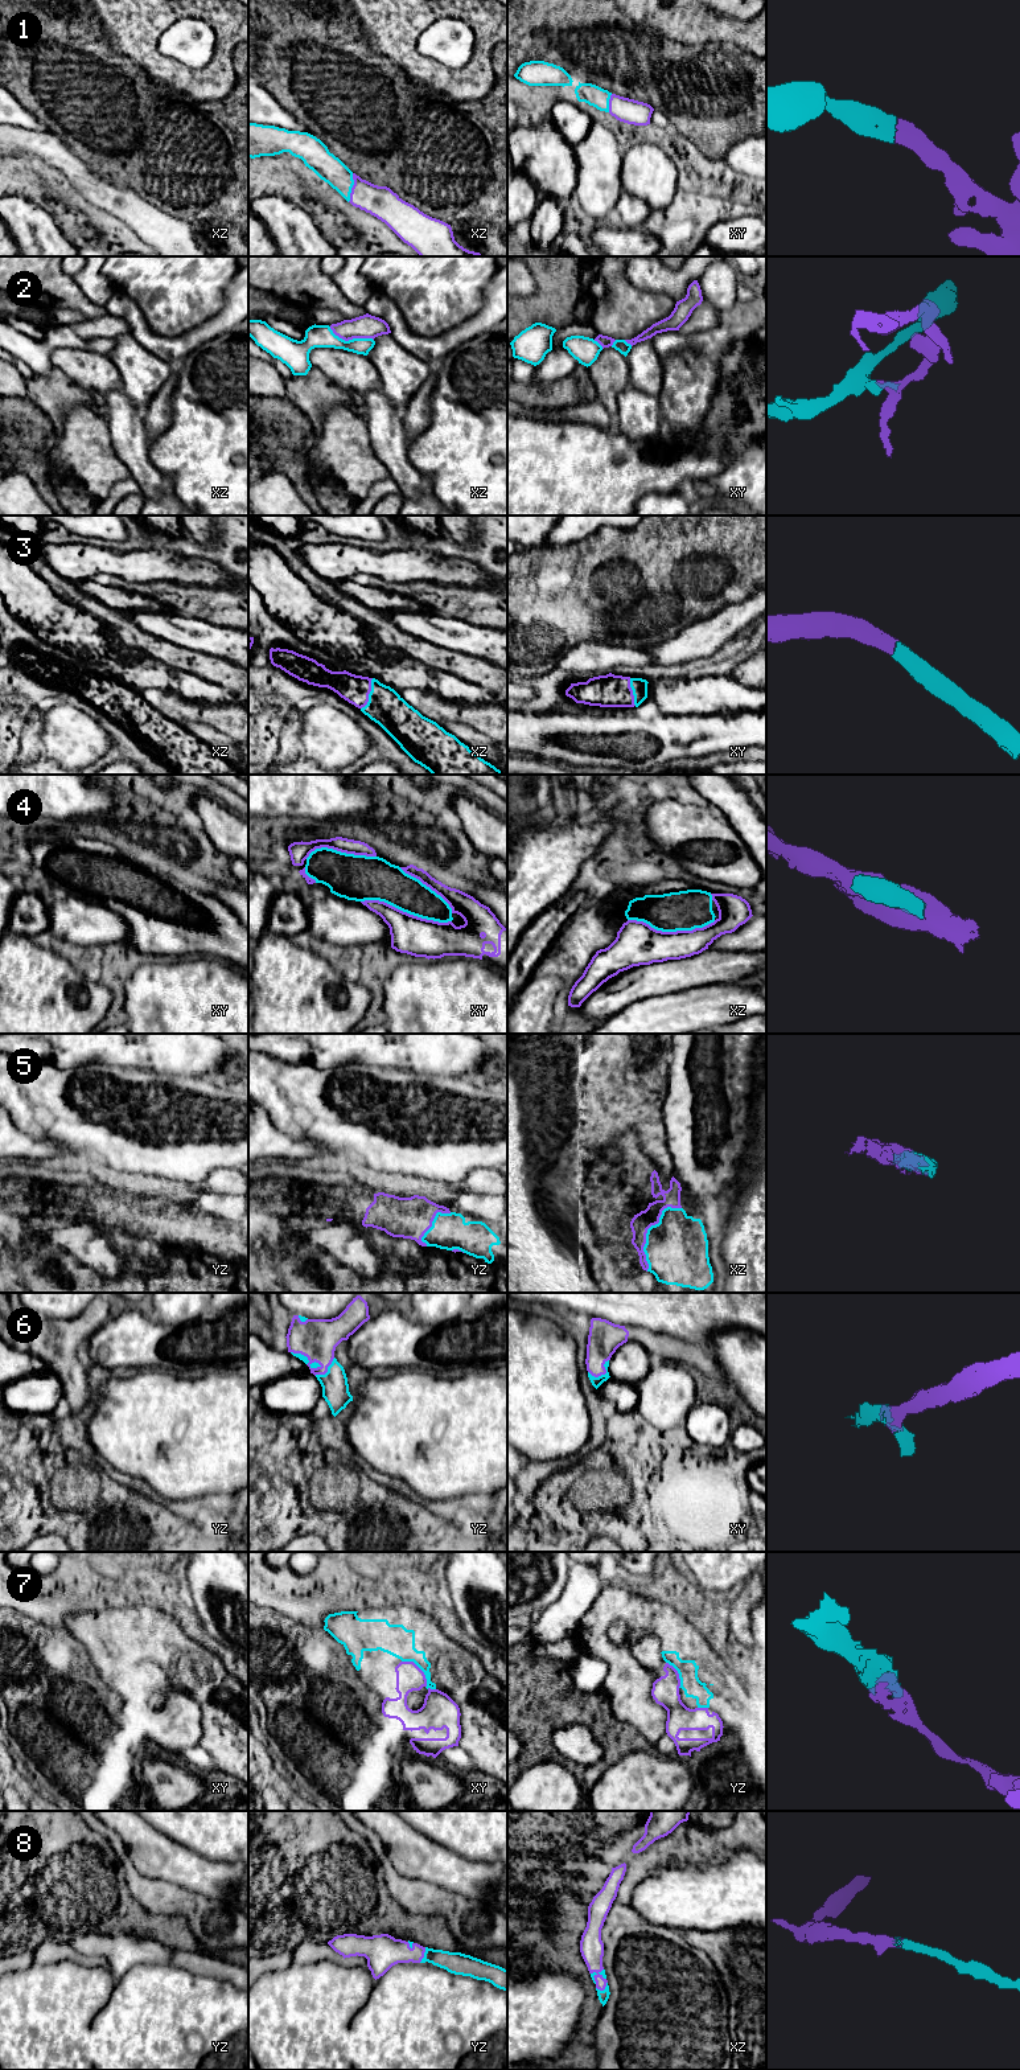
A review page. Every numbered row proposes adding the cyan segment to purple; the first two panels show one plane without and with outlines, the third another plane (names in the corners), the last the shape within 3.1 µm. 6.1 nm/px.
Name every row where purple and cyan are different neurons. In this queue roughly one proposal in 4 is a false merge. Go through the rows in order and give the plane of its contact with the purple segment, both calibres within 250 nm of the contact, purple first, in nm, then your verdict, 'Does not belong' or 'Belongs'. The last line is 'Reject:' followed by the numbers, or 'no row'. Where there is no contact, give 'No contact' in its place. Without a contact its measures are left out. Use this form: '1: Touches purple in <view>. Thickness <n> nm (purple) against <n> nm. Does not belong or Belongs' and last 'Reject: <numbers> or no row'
1: Touches purple in xz. Thickness 190 nm (purple) against 160 nm. Belongs
2: Touches purple in xz. Thickness 140 nm (purple) against 140 nm. Does not belong
3: Touches purple in xz. Thickness 170 nm (purple) against 220 nm. Belongs
4: Touches purple in xy. Thickness 240 nm (purple) against 240 nm. Belongs
5: Touches purple in xz. Thickness 120 nm (purple) against 380 nm. Belongs
6: Touches purple in xy. Thickness 200 nm (purple) against 60 nm. Belongs
7: Touches purple in xy. Thickness 200 nm (purple) against 190 nm. Does not belong
8: Touches purple in yz. Thickness 220 nm (purple) against 140 nm. Belongs
Reject: 2, 7

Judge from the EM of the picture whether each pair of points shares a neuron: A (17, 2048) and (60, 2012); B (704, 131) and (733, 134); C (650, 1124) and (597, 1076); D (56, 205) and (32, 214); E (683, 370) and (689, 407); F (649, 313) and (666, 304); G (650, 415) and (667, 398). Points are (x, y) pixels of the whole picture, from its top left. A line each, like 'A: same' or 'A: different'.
A: same
B: same
C: same
D: different
E: same
F: same
G: different

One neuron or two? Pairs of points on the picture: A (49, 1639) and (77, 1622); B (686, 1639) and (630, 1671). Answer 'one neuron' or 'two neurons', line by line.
A: two neurons
B: one neuron

